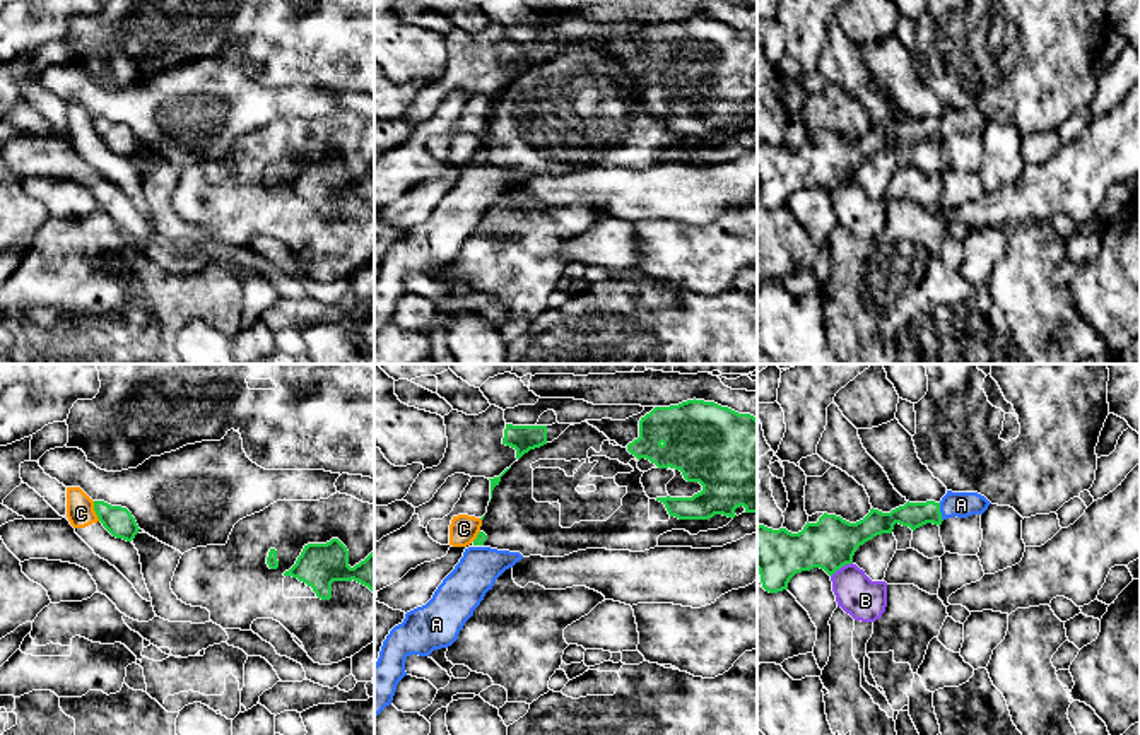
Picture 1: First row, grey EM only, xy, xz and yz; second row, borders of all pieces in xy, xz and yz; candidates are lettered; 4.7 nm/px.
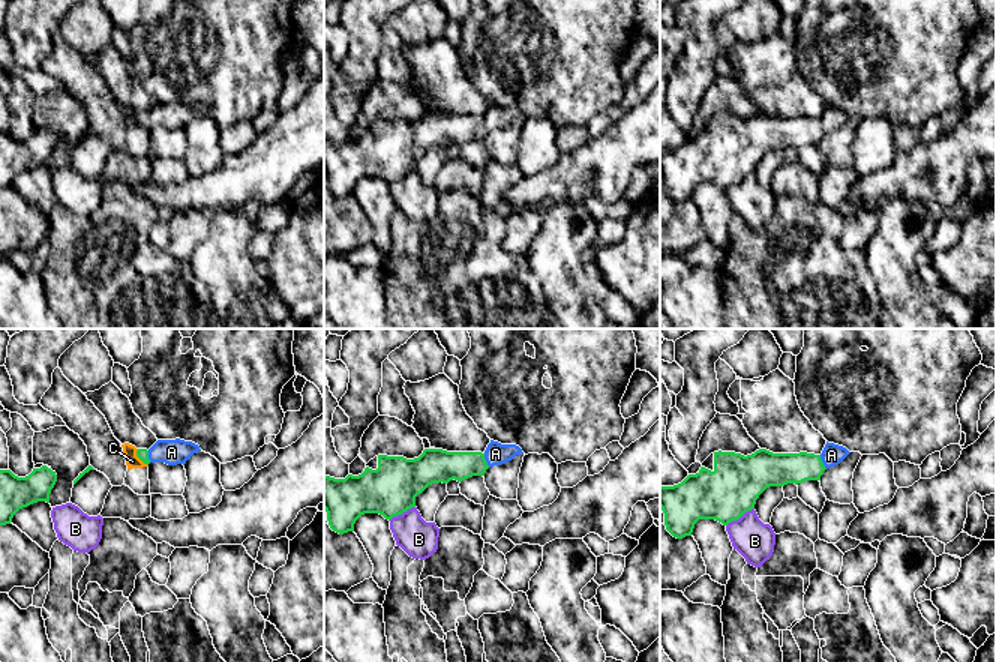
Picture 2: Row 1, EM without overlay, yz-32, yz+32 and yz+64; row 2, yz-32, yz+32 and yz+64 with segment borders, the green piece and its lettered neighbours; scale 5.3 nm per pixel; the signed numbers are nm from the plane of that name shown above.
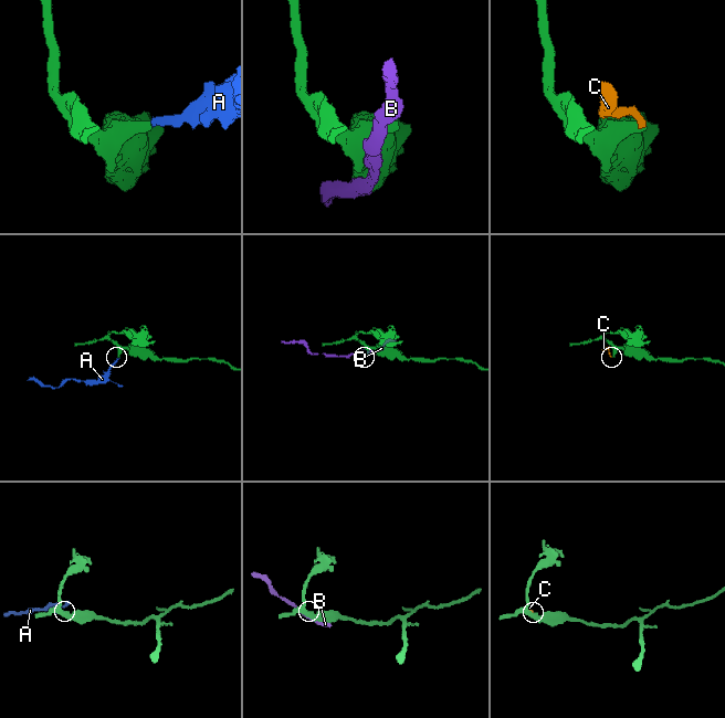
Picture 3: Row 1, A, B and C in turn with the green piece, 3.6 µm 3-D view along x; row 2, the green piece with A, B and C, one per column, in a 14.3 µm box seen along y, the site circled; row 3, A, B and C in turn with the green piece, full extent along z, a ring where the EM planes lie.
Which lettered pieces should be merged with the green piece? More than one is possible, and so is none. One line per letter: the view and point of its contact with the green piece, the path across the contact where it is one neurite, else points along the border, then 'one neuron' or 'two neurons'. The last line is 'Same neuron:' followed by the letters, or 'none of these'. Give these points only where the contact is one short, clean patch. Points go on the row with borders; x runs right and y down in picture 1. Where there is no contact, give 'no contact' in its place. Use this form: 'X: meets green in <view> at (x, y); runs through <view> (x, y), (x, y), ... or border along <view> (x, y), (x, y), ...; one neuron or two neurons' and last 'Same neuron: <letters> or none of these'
A: meets green in yz at (939, 511); runs through yz (913, 515), (939, 511), (951, 505), (961, 505); one neuron
B: meets green in yz at (841, 566); two neurons
C: meets green in xy at (94, 510); border along xy (93, 501), (93, 510), (99, 520); two neurons
Same neuron: A

